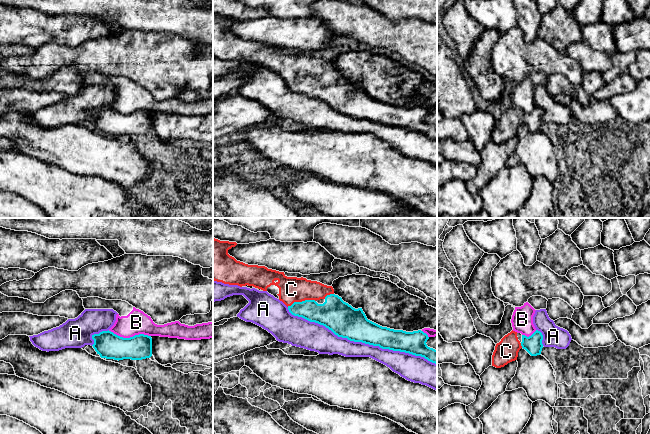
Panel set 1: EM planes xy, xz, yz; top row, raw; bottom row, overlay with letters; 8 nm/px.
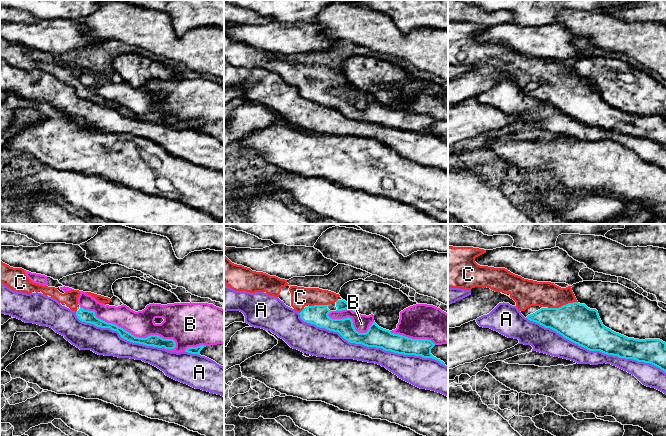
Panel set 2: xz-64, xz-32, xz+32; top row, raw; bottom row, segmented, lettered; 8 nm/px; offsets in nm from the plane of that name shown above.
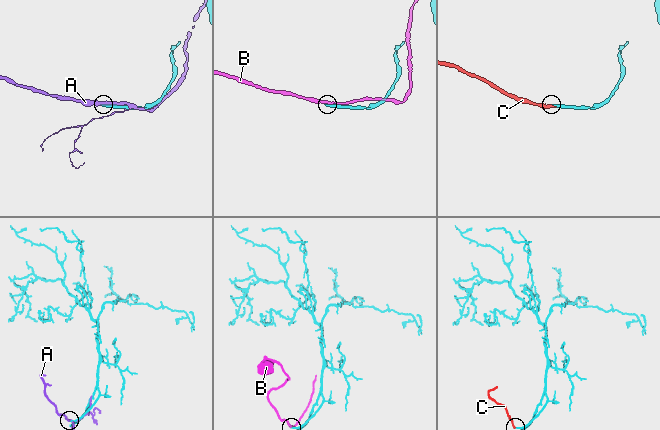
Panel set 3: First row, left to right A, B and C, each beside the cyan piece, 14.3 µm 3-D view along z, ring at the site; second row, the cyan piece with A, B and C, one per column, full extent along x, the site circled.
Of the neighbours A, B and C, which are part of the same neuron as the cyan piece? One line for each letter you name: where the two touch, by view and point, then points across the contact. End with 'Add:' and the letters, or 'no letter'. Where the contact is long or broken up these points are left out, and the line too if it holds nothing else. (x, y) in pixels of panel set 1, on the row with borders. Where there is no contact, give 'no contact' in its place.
C: xz (302, 301)
Add: C

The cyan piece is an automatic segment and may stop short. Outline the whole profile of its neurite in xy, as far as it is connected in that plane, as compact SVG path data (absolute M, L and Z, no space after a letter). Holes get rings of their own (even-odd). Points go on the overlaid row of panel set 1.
M108 330L92 335L92 339L92 346L101 358L119 361L142 360L152 356L152 338L148 335L123 338Z

